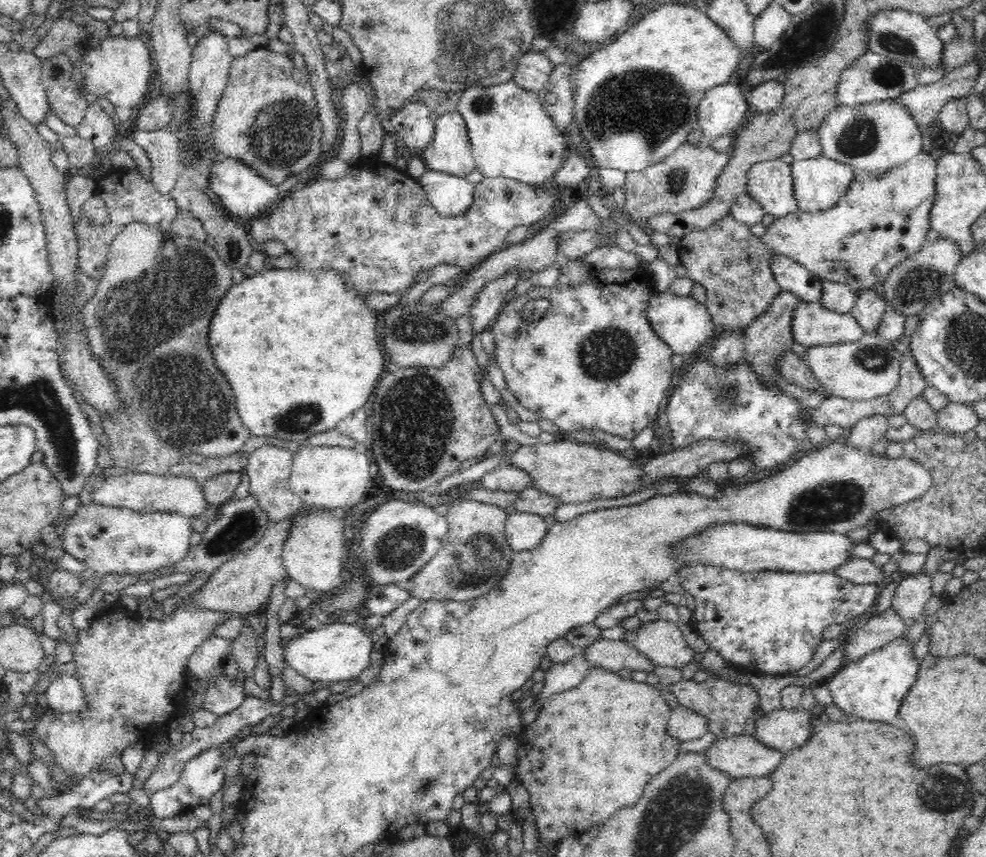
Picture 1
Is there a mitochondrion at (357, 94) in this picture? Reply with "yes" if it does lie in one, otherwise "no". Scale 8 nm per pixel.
no

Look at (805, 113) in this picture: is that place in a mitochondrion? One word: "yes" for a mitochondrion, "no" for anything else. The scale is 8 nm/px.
no

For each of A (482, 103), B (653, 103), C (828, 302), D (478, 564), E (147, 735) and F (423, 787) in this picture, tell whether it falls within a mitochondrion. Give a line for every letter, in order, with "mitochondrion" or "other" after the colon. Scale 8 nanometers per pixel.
A: mitochondrion
B: mitochondrion
C: other
D: mitochondrion
E: other
F: mitochondrion

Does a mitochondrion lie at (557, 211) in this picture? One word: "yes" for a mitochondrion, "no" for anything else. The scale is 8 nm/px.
no

